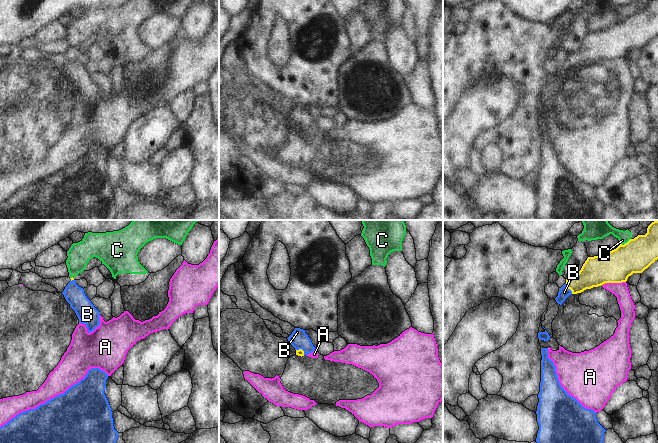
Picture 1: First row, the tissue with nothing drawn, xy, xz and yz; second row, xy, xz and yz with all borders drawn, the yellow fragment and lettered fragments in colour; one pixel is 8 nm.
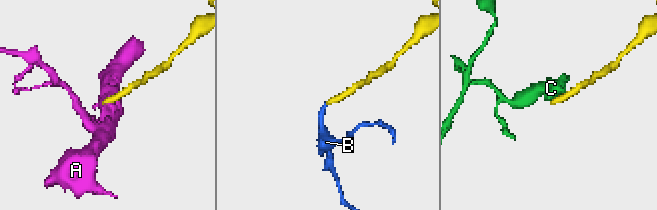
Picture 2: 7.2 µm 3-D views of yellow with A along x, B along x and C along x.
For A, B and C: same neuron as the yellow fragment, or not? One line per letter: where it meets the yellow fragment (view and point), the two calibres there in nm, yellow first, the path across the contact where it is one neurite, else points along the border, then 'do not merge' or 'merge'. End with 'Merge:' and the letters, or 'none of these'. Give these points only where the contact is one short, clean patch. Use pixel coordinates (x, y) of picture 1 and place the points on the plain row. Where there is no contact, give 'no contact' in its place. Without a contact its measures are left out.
A: contact yz (612, 58); calibres 260 and 120 nm; border yz (625, 57), (605, 58), (600, 61); do not merge
B: contact yz (568, 64); calibres 220 and 90 nm; way yz (594, 48), (586, 55), (568, 64), (564, 68); merge
C: contact yz (625, 19); calibres 260 and 130 nm; do not merge
Merge: B

